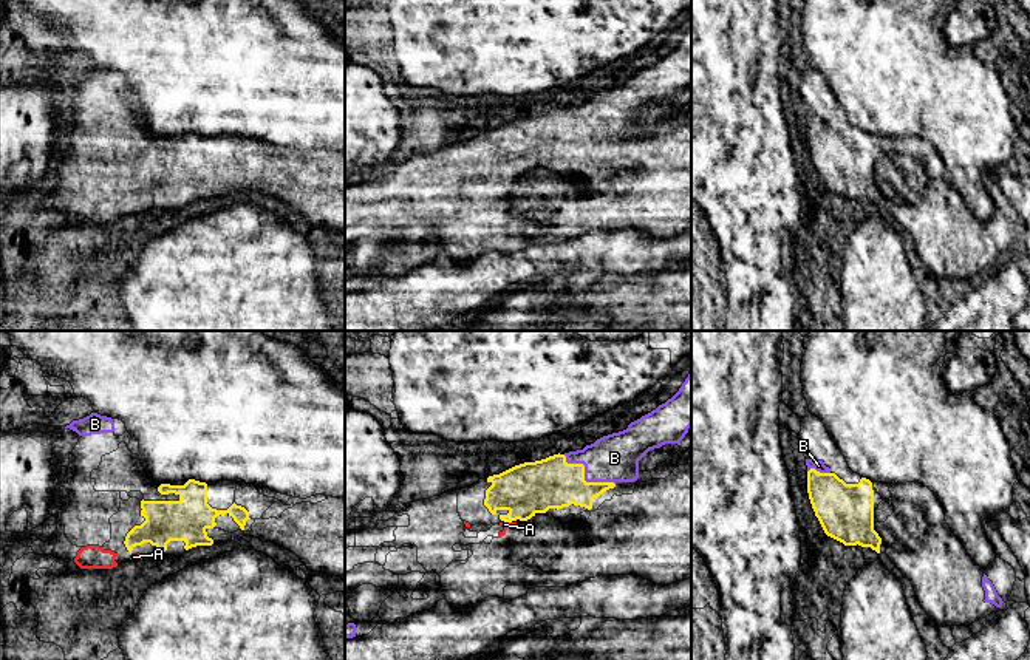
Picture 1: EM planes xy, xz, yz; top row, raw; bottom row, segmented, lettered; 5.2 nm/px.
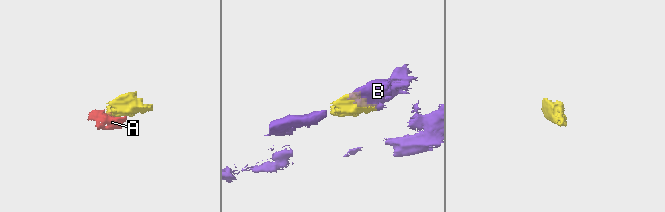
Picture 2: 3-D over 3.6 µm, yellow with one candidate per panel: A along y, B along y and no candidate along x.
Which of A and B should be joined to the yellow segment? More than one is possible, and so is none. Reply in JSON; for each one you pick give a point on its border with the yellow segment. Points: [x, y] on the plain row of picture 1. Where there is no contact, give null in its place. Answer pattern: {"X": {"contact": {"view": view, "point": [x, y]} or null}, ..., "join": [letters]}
{"A": {"contact": {"view": "xz", "point": [508, 175]}}, "B": {"contact": {"view": "xz", "point": [583, 130]}}, "join": ["A", "B"]}

